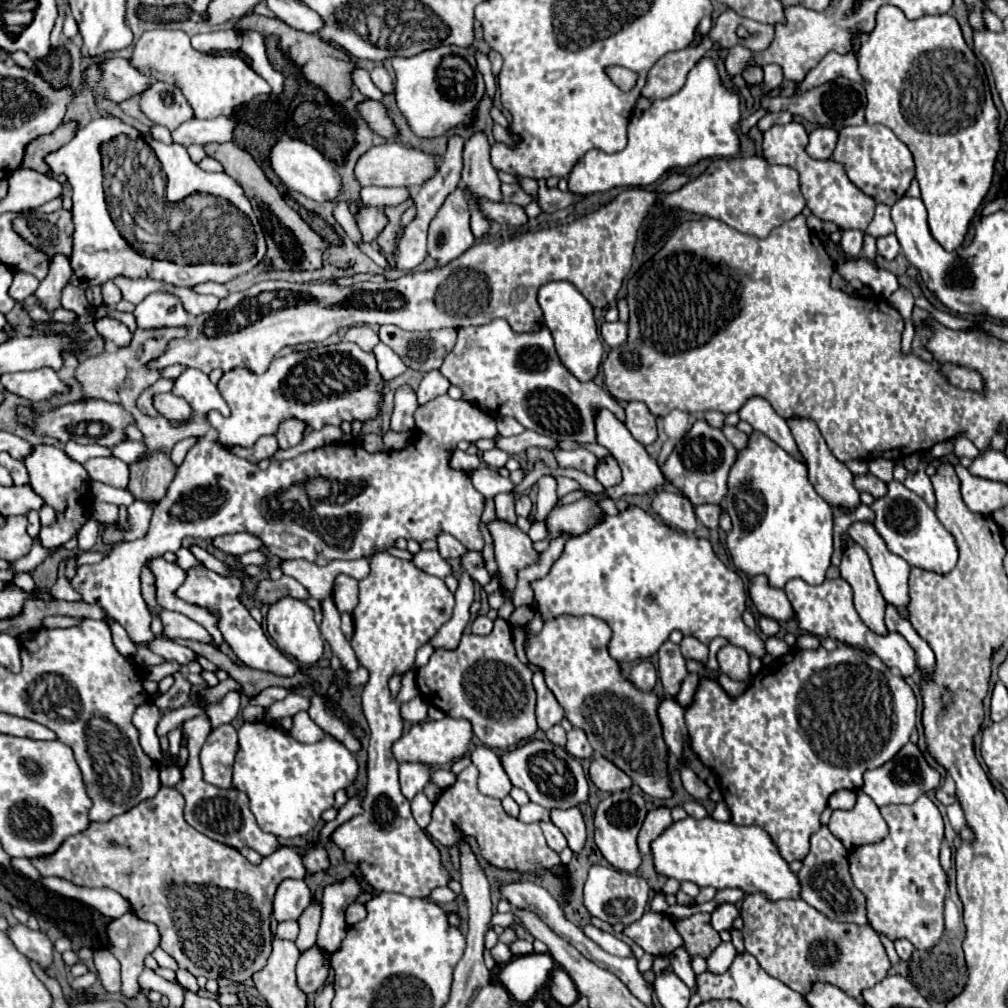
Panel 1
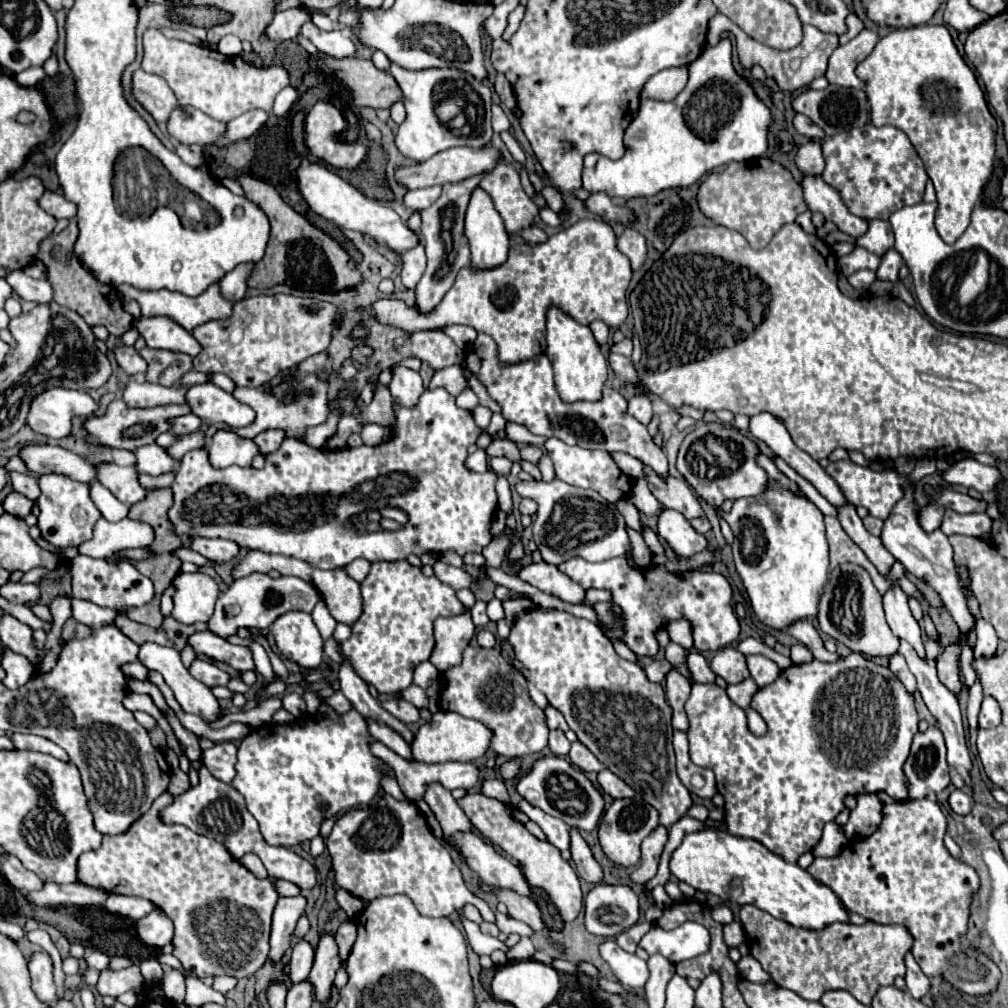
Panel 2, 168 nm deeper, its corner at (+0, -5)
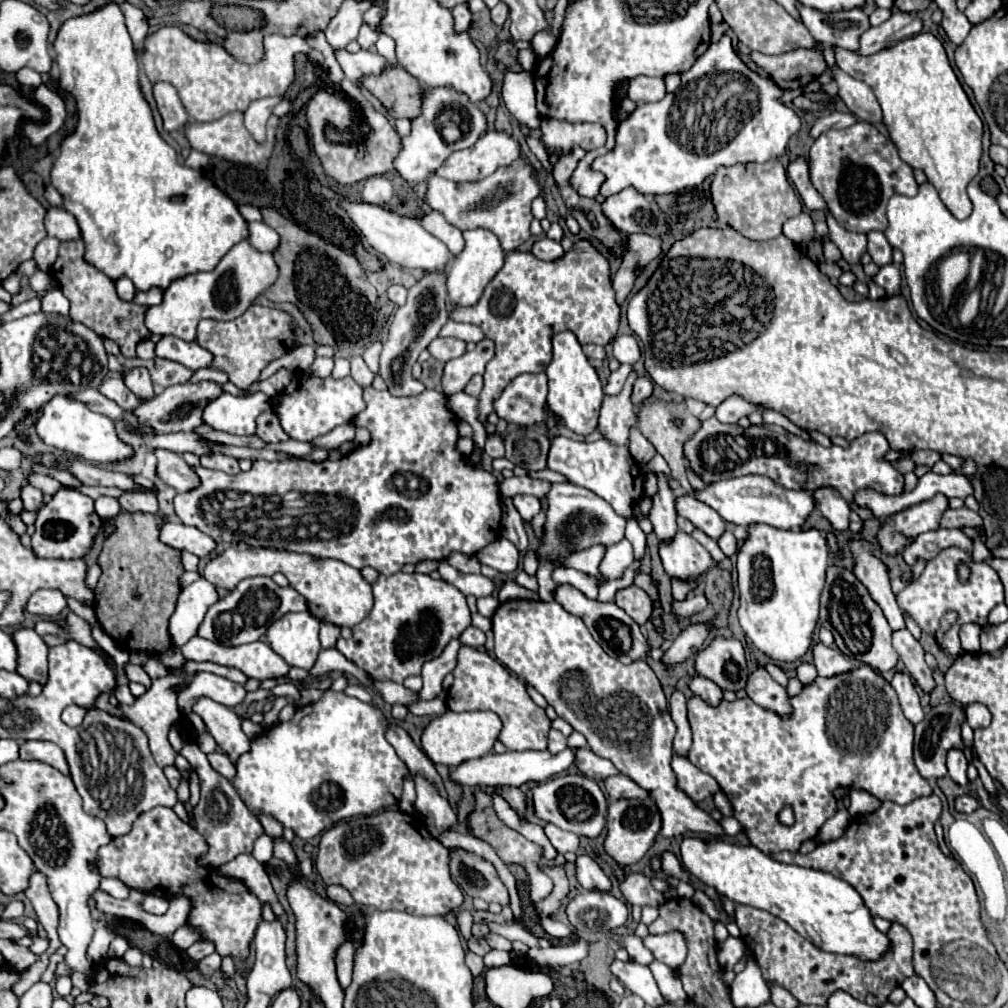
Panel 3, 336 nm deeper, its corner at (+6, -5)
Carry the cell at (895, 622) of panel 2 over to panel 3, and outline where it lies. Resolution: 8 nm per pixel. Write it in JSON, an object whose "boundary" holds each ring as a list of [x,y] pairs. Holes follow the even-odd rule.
{"boundary":[[[902,628],[892,632],[892,644],[902,662],[906,664],[906,670],[912,674],[912,678],[922,686],[922,690],[930,692],[934,688],[934,680],[932,670],[924,662],[924,650],[920,642],[908,632],[908,628]]]}

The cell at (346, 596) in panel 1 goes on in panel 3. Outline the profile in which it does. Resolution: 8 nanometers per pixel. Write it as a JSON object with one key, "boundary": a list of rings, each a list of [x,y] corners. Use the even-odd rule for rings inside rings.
{"boundary":[[[232,544],[220,556],[208,562],[204,570],[204,578],[214,586],[232,590],[240,580],[250,576],[272,576],[282,572],[288,582],[306,598],[310,614],[314,614],[322,622],[330,622],[336,626],[356,626],[362,622],[372,610],[372,590],[370,584],[360,576],[360,570],[340,562],[340,560],[320,560],[310,554],[294,554],[284,550],[268,550],[268,548],[252,548]]]}

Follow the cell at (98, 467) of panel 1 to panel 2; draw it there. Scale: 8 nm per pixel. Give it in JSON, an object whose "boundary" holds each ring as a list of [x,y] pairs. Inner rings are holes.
{"boundary":[[[98,464],[98,480],[124,504],[132,506],[146,498],[146,490],[138,484],[134,466]]]}

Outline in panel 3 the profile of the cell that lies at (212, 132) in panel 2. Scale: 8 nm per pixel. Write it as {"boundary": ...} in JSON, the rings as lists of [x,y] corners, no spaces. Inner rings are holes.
{"boundary":[[[230,112],[220,120],[214,122],[188,122],[184,126],[184,136],[188,138],[190,146],[198,152],[204,152],[208,156],[218,156],[218,158],[226,158],[230,162],[240,162],[246,166],[258,166],[264,168],[266,160],[274,148],[274,134],[276,134],[276,126],[278,126],[278,118],[270,116],[268,126],[266,126],[266,140],[264,142],[256,142],[254,136],[246,130],[246,126],[242,124],[242,112]]]}

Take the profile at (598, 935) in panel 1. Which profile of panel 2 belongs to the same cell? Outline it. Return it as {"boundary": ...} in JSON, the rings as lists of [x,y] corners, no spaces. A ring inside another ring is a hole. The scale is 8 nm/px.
{"boundary":[[[606,940],[600,946],[600,954],[608,962],[608,966],[612,968],[620,984],[630,988],[644,988],[644,984],[650,978],[650,972],[644,960],[640,960],[636,954],[624,952],[614,940]]]}

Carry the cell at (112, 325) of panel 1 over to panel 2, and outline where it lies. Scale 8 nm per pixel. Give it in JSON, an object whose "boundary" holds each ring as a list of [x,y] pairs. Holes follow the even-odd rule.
{"boundary":[[[122,346],[116,350],[116,360],[120,364],[120,368],[128,374],[128,376],[134,376],[134,374],[146,374],[148,370],[148,364],[144,362],[142,356],[138,356],[138,352],[132,348],[132,346]]]}

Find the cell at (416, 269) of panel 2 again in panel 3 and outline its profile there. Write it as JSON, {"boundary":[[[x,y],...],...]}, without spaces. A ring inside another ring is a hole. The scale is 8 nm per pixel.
{"boundary":[[[392,284],[392,286],[388,288],[388,298],[390,298],[396,306],[402,306],[402,304],[406,302],[406,294],[408,294],[408,290],[406,290],[404,286],[400,286],[400,284]]]}

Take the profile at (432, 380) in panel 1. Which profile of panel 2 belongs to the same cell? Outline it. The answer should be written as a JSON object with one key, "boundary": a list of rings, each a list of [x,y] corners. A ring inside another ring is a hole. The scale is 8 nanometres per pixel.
{"boundary":[[[456,364],[456,366],[448,366],[448,368],[438,370],[428,388],[452,390],[452,396],[458,396],[466,386],[468,386],[468,378],[464,376],[464,368],[460,364]]]}

